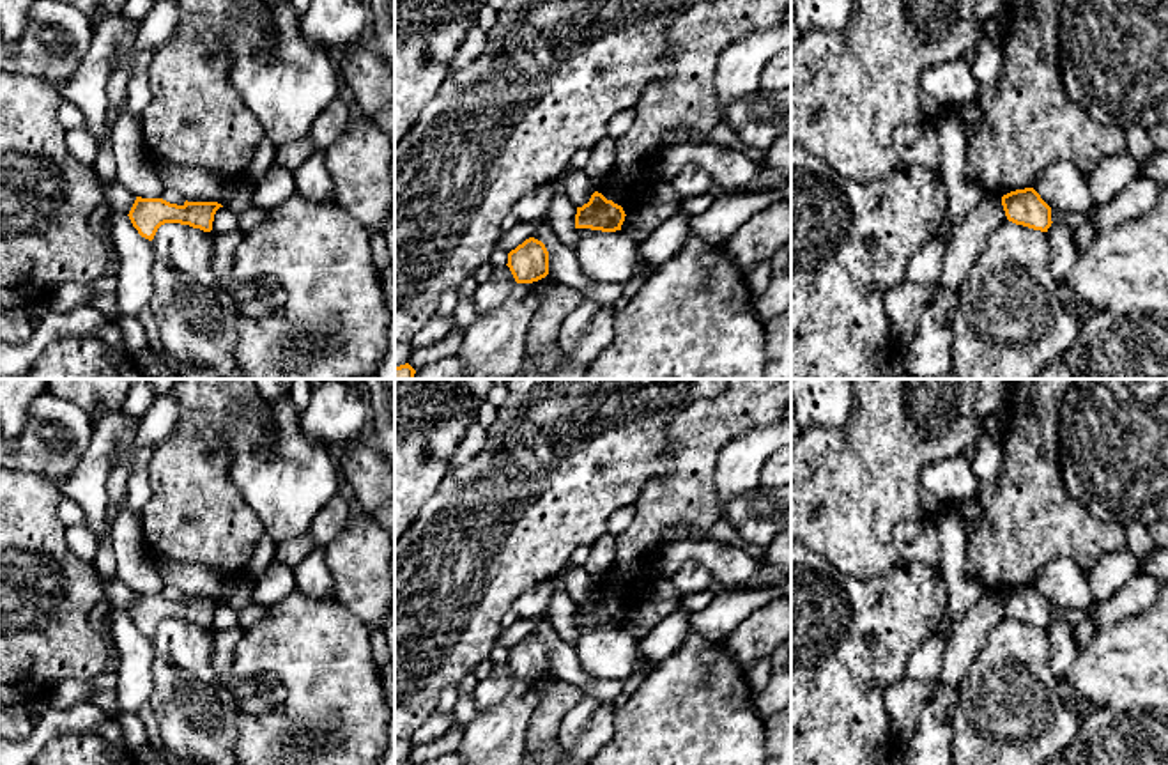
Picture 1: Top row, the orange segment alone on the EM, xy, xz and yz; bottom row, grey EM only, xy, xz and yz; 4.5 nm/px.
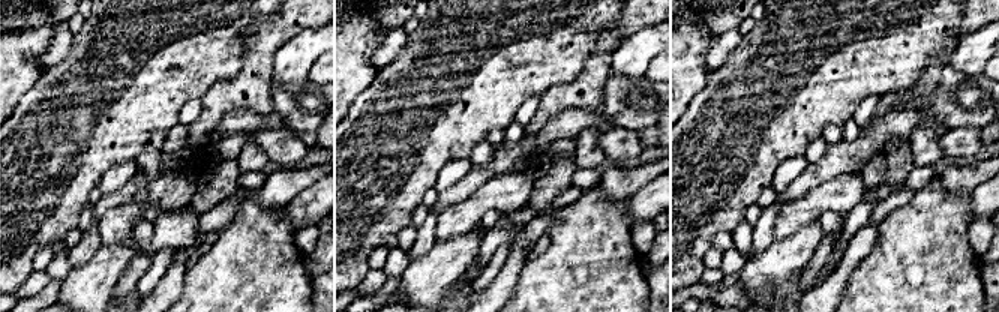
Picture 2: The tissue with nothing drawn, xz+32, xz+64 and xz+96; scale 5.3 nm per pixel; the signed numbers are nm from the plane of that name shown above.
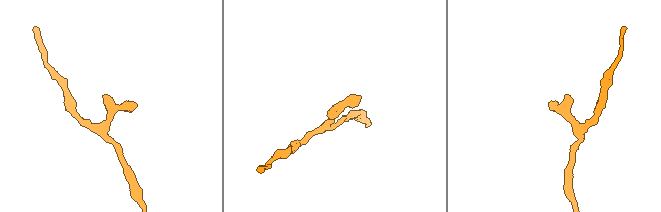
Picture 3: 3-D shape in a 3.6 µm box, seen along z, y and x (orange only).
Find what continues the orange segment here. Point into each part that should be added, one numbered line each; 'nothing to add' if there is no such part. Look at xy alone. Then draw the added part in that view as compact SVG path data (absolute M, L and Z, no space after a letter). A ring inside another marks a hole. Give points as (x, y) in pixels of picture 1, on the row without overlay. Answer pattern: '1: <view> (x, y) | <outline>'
nothing to add

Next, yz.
nothing to add

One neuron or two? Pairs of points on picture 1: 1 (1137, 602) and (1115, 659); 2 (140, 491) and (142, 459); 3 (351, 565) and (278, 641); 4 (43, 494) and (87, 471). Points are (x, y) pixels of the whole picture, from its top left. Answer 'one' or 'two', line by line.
1: two
2: one
3: two
4: two

